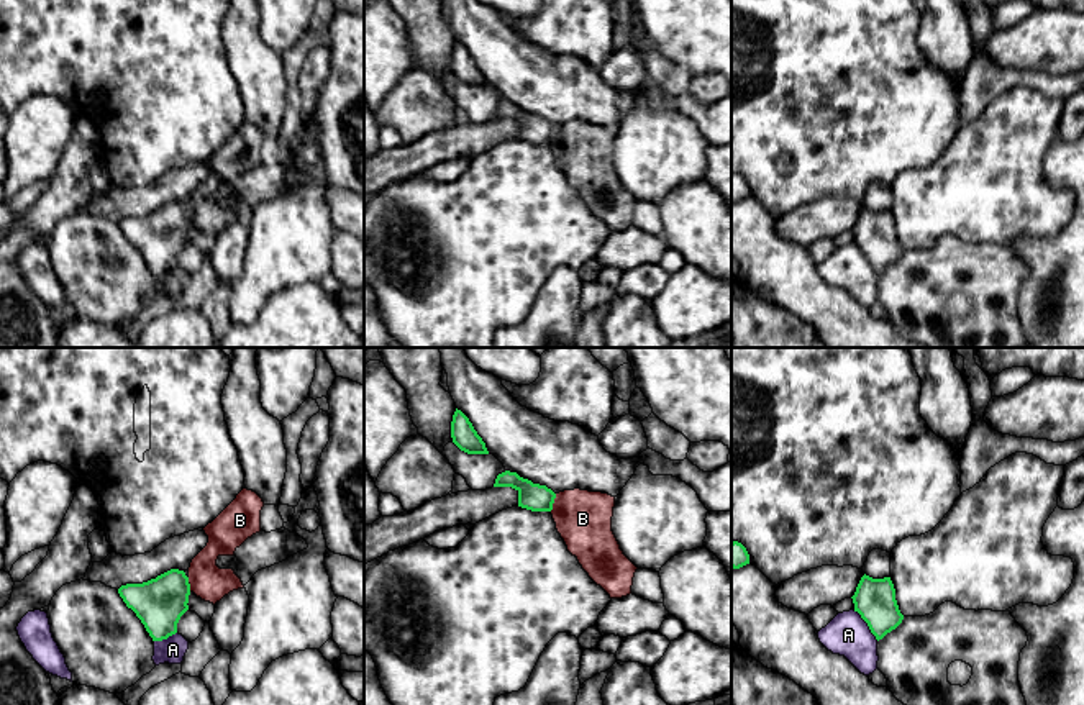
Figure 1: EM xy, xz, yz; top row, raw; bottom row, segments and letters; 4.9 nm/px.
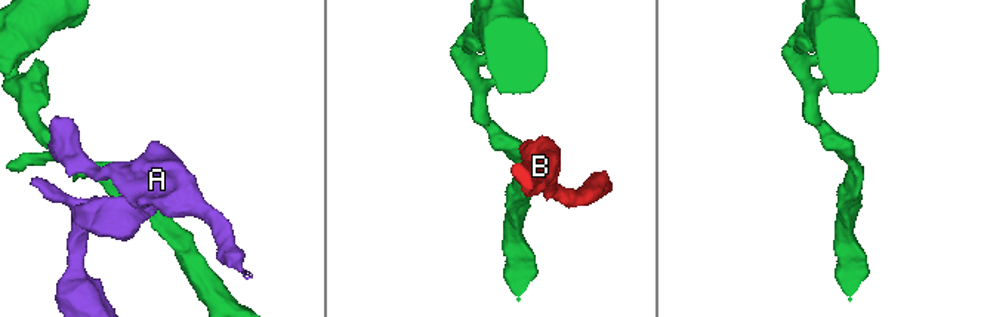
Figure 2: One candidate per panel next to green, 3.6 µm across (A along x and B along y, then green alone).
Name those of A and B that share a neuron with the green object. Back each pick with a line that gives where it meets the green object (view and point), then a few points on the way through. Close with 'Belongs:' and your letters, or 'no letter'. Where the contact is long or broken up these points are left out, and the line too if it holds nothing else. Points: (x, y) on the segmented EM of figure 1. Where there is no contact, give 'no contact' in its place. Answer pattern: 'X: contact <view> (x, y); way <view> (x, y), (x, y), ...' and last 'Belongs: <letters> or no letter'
Belongs: no letter

